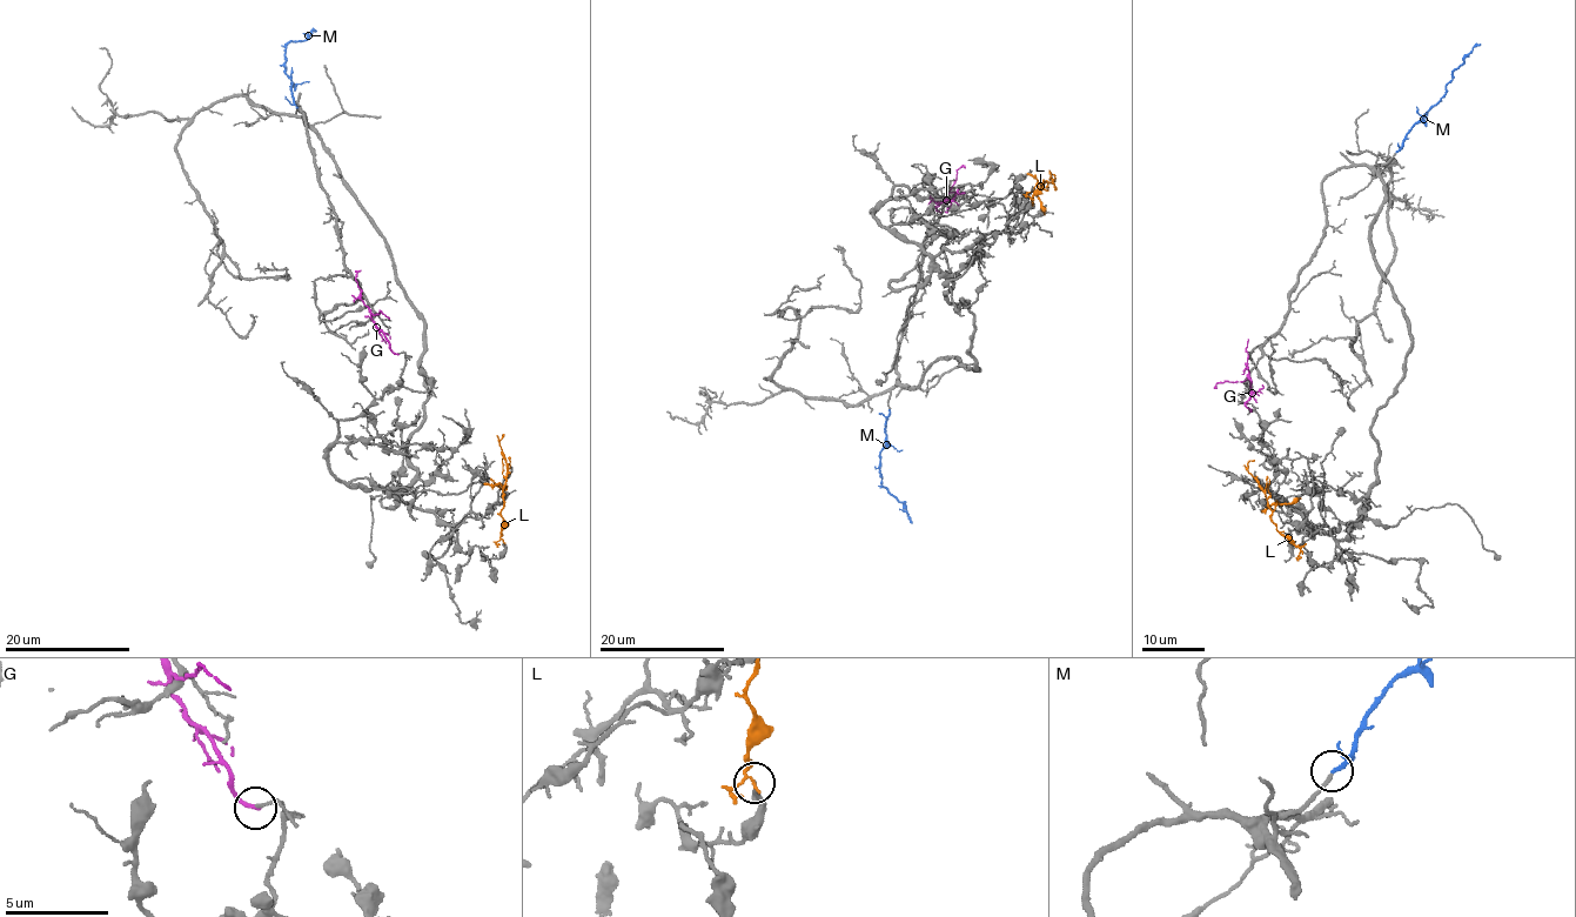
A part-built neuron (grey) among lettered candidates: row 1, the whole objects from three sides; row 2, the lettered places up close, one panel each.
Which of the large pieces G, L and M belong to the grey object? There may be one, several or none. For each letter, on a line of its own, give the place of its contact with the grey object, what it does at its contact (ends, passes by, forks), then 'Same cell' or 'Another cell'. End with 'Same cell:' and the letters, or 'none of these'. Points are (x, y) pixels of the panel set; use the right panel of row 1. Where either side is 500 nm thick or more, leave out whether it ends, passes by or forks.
G: Touches grey at (1251, 412). It ends there. Another cell
L: Touches grey at (1302, 551). It forks there. Another cell
M: Touches grey at (1395, 152). It ends there. Same cell
Same cell: M

